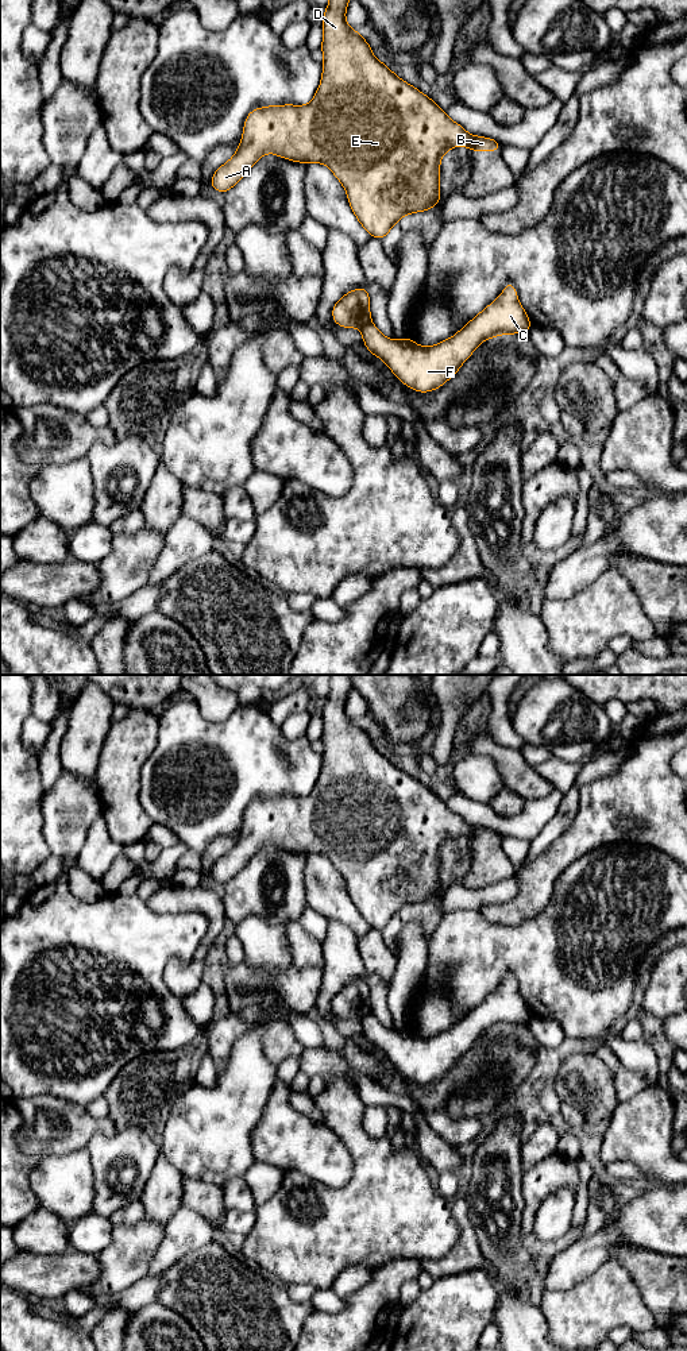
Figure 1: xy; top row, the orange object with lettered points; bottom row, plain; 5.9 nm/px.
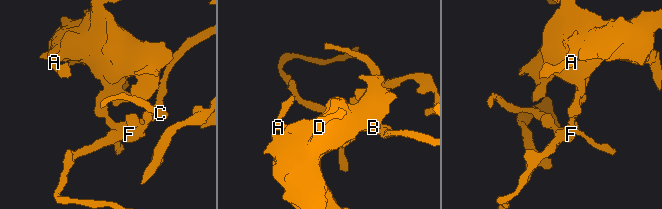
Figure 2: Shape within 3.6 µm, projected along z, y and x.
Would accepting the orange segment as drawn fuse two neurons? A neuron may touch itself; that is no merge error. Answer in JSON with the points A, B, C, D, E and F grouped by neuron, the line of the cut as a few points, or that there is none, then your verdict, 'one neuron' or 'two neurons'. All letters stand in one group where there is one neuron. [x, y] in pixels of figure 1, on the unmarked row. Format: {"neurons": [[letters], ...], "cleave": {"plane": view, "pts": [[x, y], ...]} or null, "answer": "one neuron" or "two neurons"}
{"neurons": [["A", "B", "D", "E"], ["C", "F"]], "cleave": {"plane": "xy", "pts": [[370, 1012], [361, 1019]]}, "answer": "two neurons"}

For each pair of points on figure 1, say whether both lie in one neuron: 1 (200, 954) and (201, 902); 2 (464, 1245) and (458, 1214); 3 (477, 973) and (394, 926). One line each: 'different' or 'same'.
1: same
2: same
3: different

